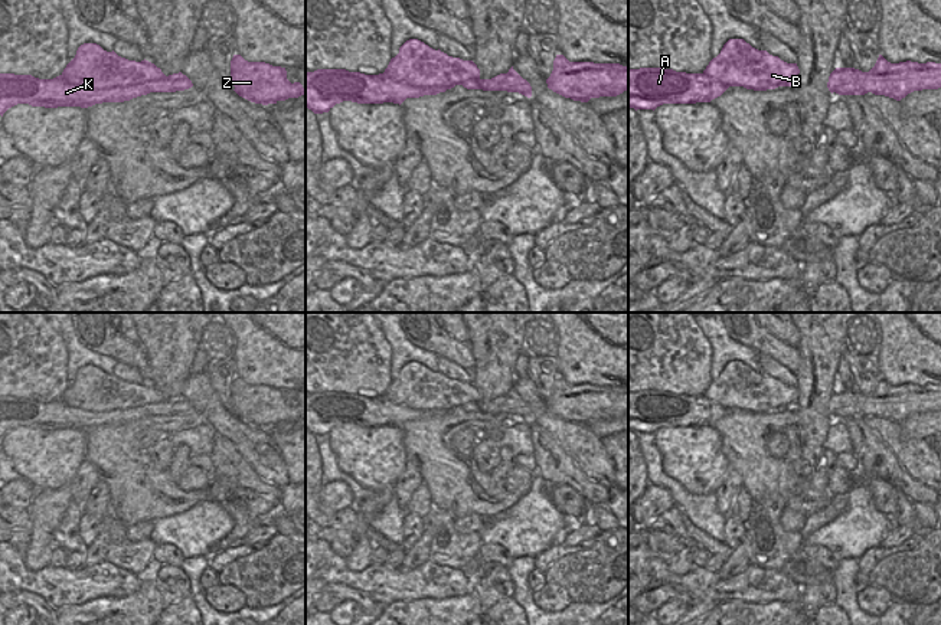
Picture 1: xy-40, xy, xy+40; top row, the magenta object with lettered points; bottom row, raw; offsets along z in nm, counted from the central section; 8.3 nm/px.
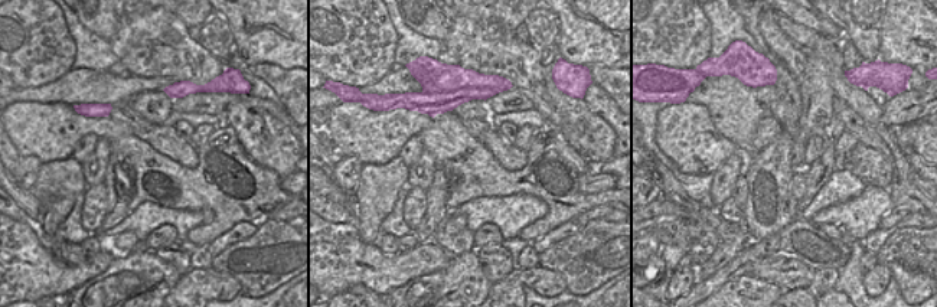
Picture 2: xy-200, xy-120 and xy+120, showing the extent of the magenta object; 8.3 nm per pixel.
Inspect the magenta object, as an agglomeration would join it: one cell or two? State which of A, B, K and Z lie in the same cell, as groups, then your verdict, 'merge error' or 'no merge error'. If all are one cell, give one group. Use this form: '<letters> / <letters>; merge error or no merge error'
A B K Z; no merge error

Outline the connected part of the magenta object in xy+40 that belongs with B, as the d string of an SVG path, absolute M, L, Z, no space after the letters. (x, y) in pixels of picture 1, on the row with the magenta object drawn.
M729 39L702 73L664 68L628 69L628 108L656 109L663 104L710 102L729 86L754 91L794 86L797 63L787 63L744 39Z

